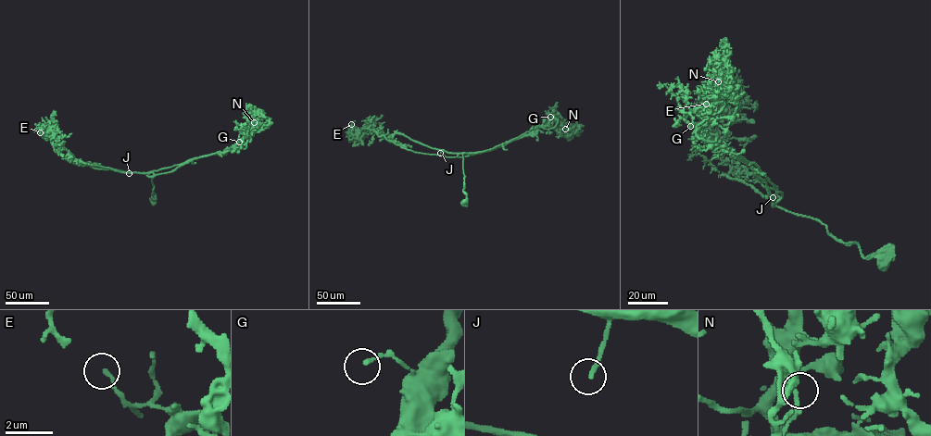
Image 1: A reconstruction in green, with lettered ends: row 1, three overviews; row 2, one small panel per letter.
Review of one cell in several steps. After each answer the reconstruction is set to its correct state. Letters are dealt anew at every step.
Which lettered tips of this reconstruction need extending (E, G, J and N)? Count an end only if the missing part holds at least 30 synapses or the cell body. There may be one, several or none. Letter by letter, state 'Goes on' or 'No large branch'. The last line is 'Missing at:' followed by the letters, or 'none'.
E: No large branch
G: No large branch
J: Goes on
N: No large branch
Missing at: J

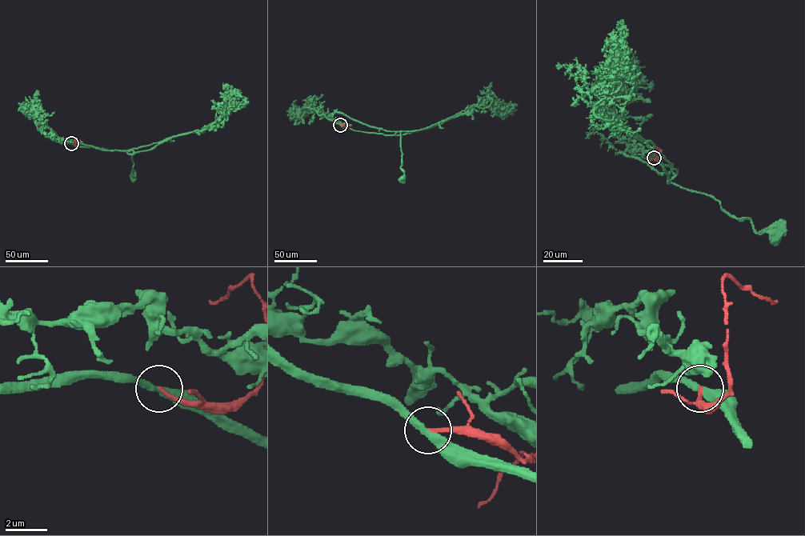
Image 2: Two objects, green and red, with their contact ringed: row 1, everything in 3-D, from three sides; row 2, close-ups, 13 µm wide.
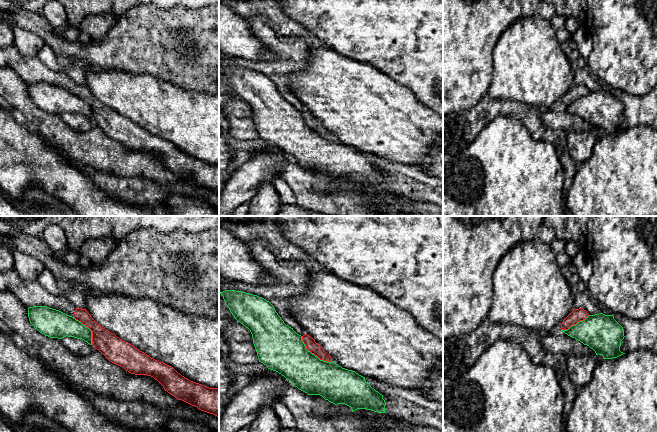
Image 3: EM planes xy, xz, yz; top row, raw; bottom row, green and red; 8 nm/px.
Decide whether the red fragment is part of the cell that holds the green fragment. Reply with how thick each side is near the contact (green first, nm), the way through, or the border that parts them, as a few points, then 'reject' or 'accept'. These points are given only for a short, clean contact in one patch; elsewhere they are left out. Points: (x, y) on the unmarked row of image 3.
calibres 340 and 90 nm; reject

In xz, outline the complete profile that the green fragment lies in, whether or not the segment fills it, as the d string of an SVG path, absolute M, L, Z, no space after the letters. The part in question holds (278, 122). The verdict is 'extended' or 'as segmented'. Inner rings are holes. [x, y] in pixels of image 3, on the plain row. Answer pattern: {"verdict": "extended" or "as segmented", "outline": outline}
{"verdict": "as segmented", "outline": "M225 66L219 68L234 94L248 104L259 138L284 152L299 166L308 171L320 171L325 176L337 181L345 180L354 188L367 185L386 189L383 171L365 157L365 153L355 147L342 144L335 138L320 136L306 125L302 112L284 99L274 82L266 75L246 68Z"}

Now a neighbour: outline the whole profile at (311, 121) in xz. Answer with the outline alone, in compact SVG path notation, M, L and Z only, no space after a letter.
M304 110L302 112L302 117L306 122L306 125L317 132L320 136L332 138L331 132L325 128L324 125L317 120L311 112Z

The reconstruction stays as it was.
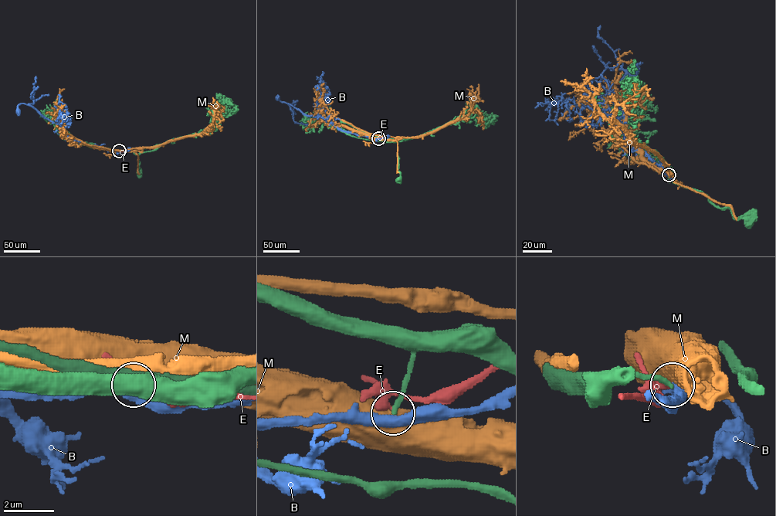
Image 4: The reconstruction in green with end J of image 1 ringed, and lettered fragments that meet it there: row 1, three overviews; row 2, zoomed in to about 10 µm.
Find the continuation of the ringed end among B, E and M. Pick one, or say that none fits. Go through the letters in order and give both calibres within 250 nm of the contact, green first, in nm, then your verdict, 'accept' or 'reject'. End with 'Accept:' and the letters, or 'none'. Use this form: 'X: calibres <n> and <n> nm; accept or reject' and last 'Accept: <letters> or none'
B: calibres 180 and 400 nm; reject
E: calibres 200 and 240 nm; reject
M: calibres 180 and 850 nm; reject
Accept: none

